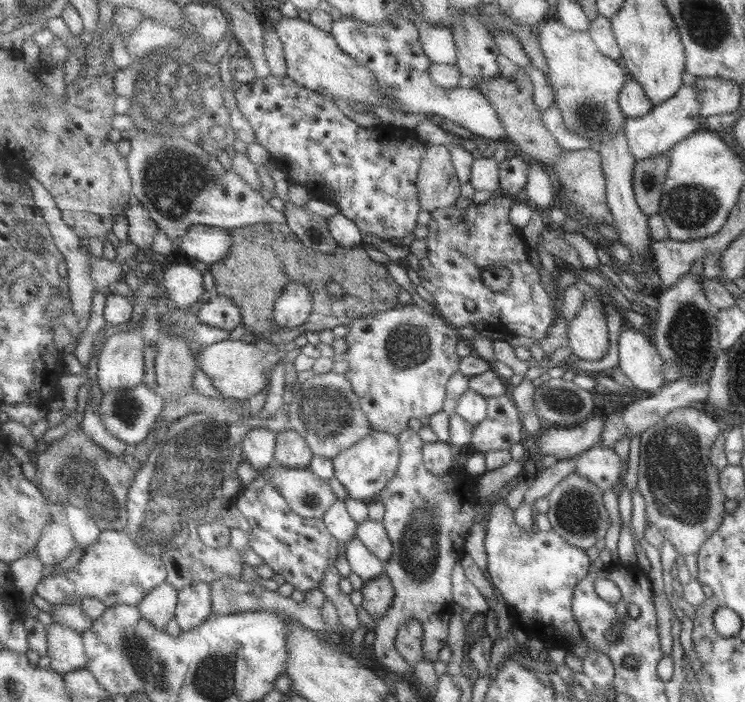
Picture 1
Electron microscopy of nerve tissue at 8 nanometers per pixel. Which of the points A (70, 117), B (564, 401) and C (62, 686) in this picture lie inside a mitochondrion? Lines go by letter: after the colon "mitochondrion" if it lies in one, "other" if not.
A: other
B: mitochondrion
C: other

